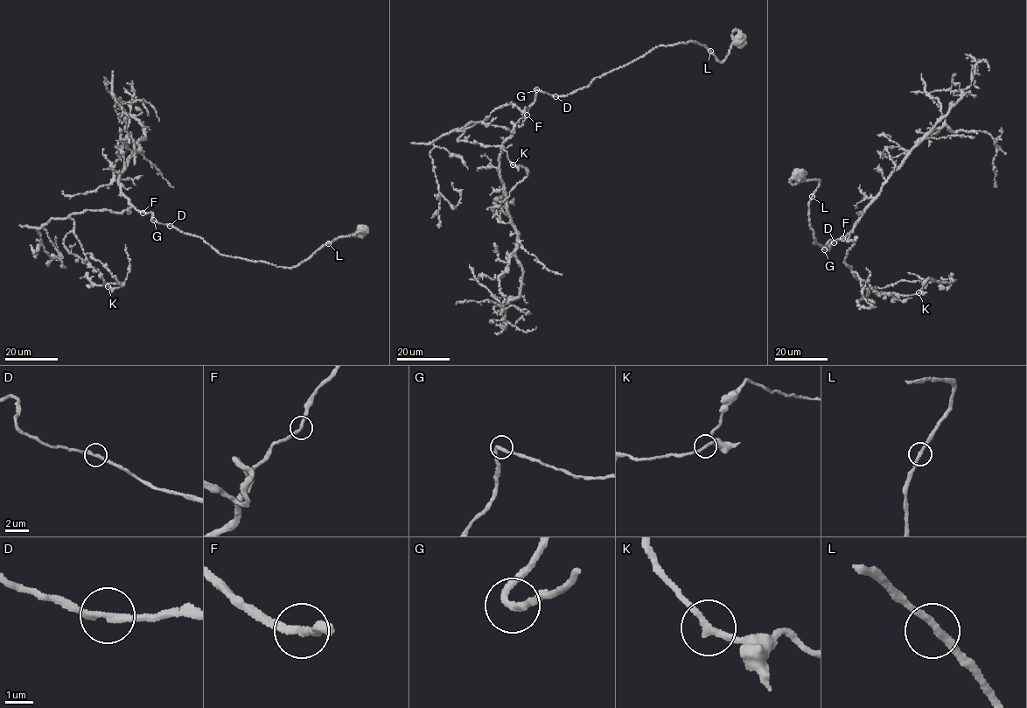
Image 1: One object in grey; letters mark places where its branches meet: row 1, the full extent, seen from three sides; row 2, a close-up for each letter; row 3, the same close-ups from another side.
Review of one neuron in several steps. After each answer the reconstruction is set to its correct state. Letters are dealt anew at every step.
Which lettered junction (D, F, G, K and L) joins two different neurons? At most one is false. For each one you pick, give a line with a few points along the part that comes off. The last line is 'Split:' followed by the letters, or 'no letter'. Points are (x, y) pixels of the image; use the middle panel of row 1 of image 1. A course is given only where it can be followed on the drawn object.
Split: no letter

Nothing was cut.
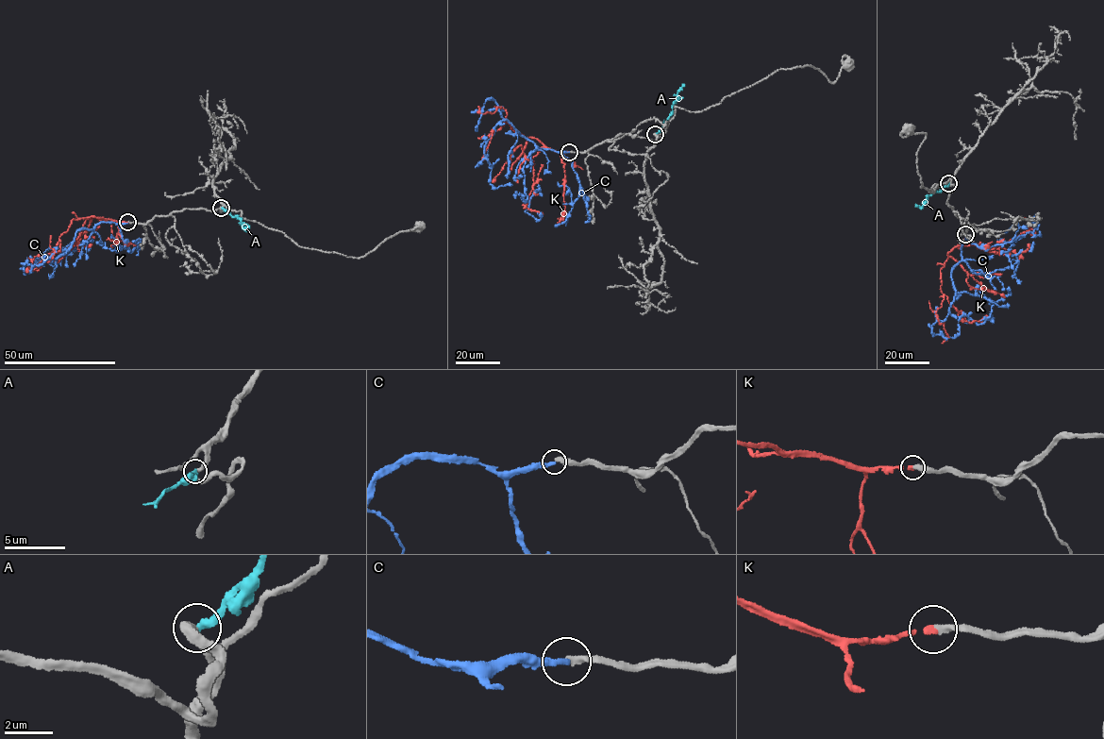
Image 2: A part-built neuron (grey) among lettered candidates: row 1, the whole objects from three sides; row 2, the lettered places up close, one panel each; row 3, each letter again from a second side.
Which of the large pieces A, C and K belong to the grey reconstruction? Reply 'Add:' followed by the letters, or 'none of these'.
Add: K

